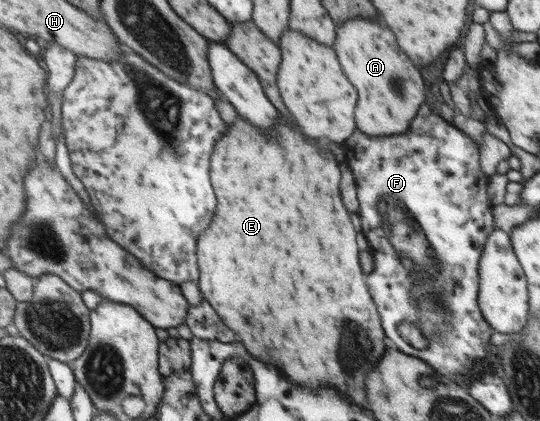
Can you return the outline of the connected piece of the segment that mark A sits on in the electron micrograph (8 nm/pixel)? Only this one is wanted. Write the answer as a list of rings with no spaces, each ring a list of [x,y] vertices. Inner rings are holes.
[[[351,18],[338,26],[336,44],[332,46],[340,54],[340,66],[348,74],[348,82],[360,90],[360,106],[356,106],[356,128],[368,136],[402,134],[408,122],[424,103],[424,84],[418,70],[410,64],[406,54],[396,46],[392,32],[382,20]],[[354,24],[378,24],[378,26],[354,26]]]

